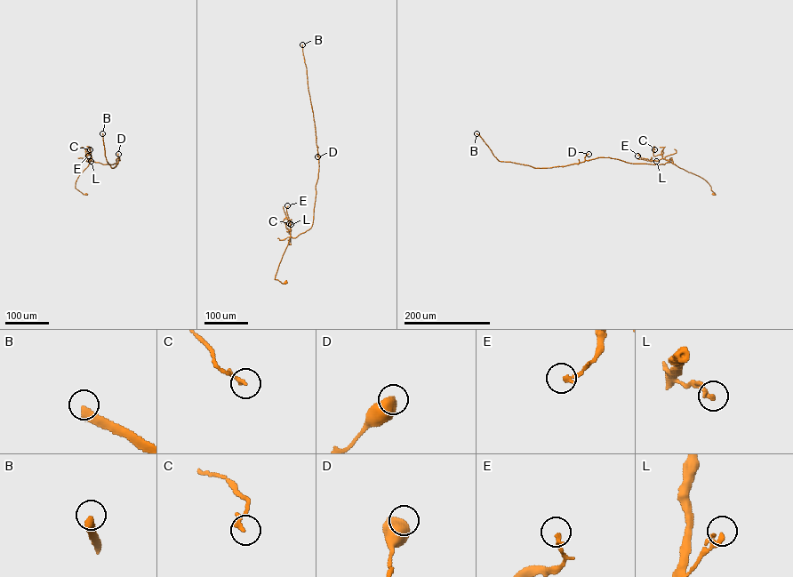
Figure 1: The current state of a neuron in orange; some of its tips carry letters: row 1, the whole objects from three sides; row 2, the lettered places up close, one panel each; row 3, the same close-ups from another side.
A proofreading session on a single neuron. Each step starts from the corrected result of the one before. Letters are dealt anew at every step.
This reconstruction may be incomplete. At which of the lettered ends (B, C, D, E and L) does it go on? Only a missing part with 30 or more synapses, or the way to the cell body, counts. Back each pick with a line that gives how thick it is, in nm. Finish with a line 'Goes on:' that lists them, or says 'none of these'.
B: 400 nm thick
Goes on: B

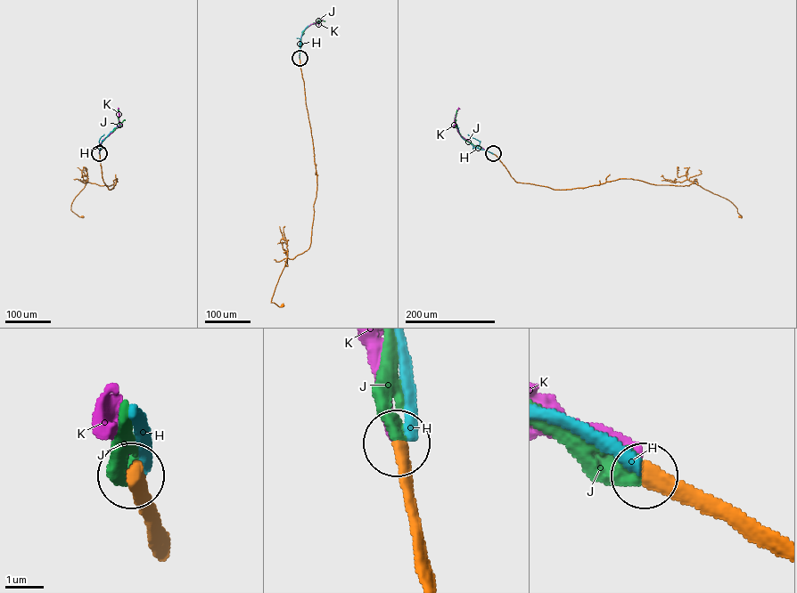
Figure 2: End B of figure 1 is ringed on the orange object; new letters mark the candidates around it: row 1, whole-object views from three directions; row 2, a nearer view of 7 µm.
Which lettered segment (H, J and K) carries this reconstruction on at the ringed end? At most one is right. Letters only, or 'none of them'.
J

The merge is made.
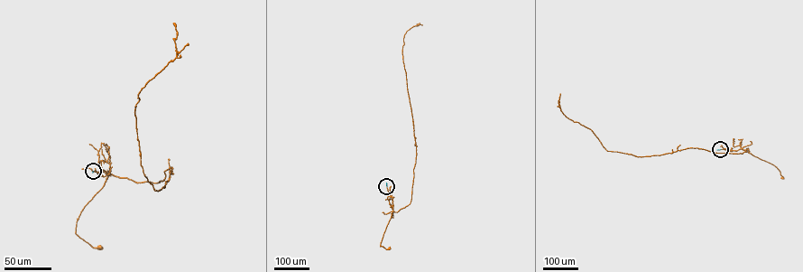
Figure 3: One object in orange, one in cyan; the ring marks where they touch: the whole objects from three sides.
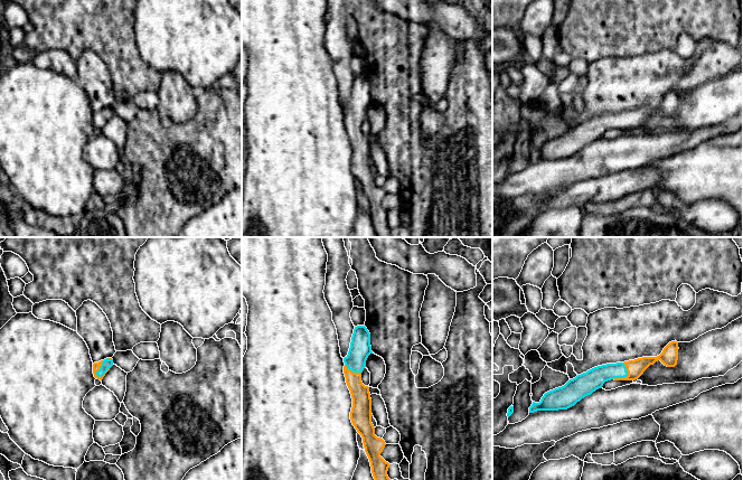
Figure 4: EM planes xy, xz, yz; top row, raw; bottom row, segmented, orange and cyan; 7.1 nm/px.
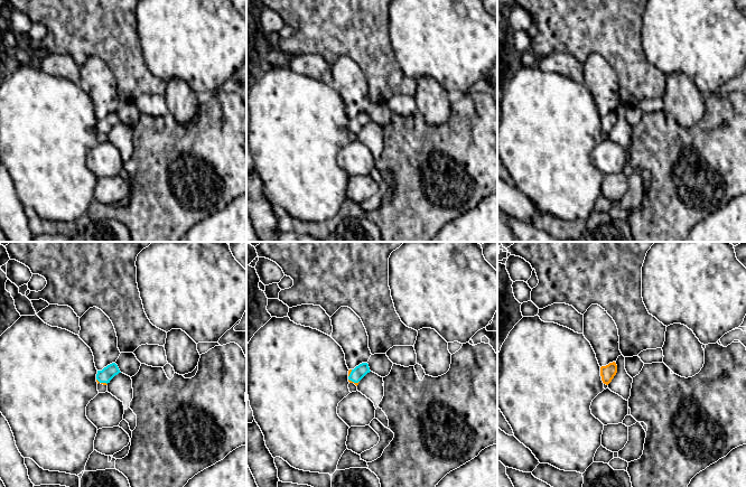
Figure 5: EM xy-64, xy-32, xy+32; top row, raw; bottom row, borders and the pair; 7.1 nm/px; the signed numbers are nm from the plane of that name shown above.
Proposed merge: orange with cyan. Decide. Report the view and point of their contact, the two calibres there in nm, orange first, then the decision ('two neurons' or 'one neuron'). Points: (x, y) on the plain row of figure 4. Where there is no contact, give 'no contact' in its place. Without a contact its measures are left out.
xy (99, 119) | 50/70 nm | one neuron

